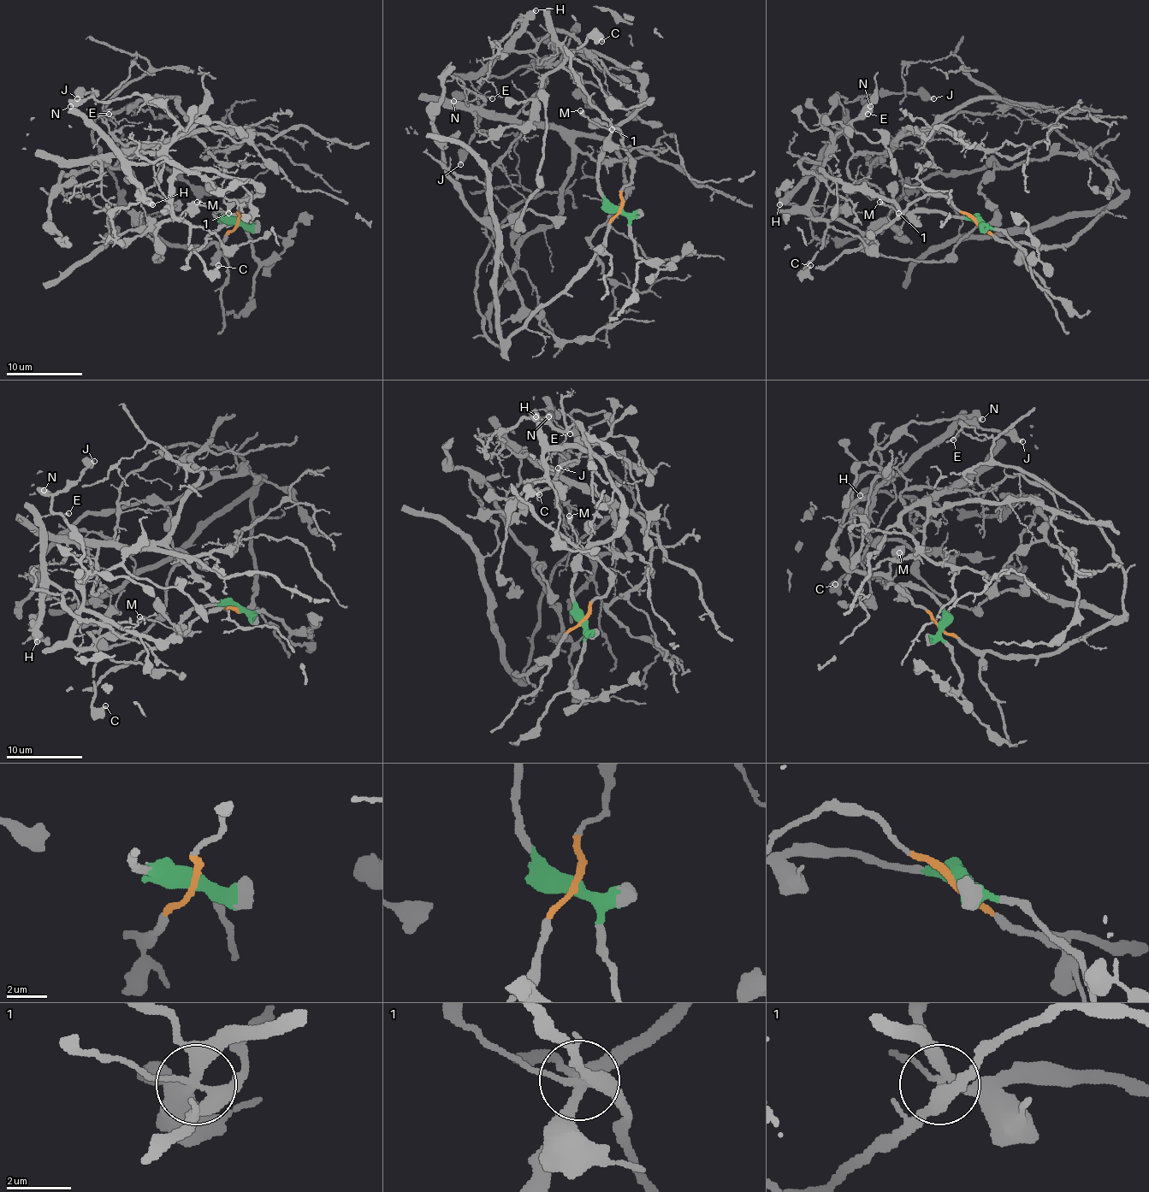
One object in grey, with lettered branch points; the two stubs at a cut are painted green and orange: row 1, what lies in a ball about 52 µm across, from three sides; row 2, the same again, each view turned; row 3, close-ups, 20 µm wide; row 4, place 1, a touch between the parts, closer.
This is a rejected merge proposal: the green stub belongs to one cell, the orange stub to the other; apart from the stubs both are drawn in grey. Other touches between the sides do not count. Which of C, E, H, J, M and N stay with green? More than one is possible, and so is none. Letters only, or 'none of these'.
C, E, H, J, N

